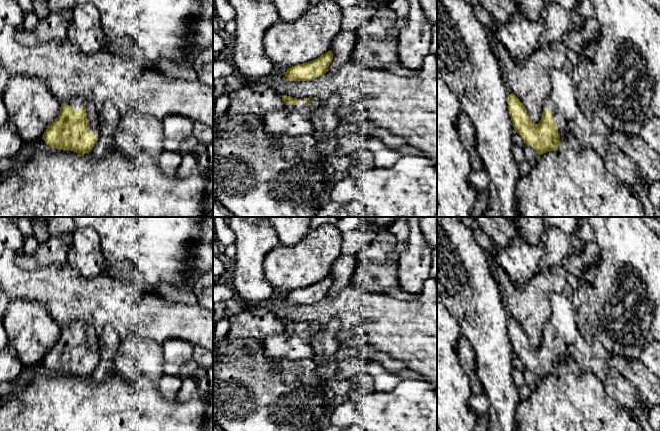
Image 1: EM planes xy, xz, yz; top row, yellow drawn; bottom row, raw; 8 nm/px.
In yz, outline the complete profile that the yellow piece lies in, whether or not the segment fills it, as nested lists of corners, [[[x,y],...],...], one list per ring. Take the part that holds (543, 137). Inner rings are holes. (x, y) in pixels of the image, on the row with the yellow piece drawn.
[[[553,69],[550,79],[552,89],[543,102],[542,118],[538,124],[530,120],[525,107],[513,93],[508,95],[514,130],[539,155],[556,150],[560,138],[570,132],[581,146],[593,148],[604,158],[611,146],[608,137],[613,130],[584,116],[575,97],[573,81],[564,69]]]

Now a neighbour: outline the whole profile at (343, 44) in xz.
[[[341,30],[333,39],[331,51],[333,60],[328,71],[335,72],[341,65],[352,62],[353,50],[358,40],[356,31]]]

